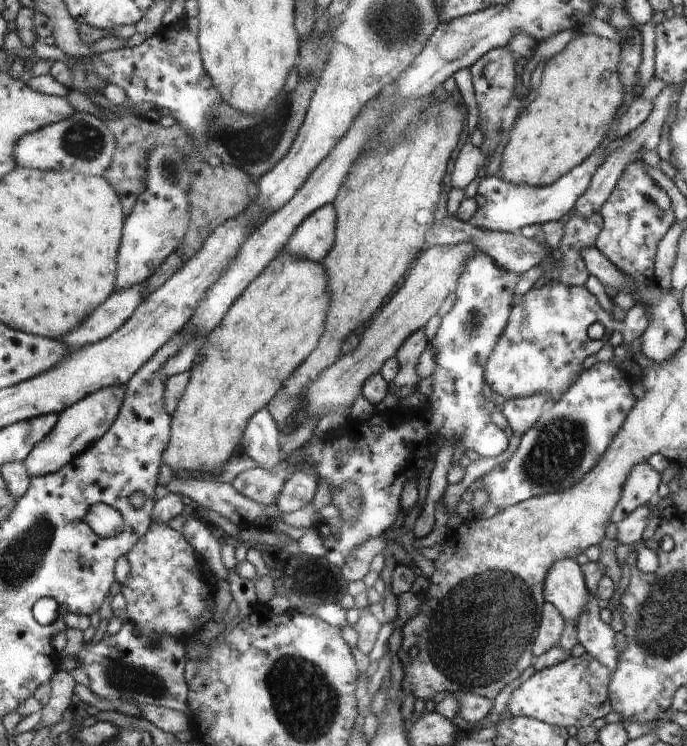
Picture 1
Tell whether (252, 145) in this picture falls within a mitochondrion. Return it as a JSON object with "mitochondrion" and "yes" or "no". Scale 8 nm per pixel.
{"mitochondrion":"yes"}

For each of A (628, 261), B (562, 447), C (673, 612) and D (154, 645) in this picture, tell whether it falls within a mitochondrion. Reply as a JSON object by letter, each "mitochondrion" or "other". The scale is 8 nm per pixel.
{"A":"other","B":"mitochondrion","C":"mitochondrion","D":"mitochondrion"}

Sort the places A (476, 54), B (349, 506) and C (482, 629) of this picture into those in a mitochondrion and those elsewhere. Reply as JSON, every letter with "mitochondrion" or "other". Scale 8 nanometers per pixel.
{"A":"other","B":"mitochondrion","C":"mitochondrion"}

